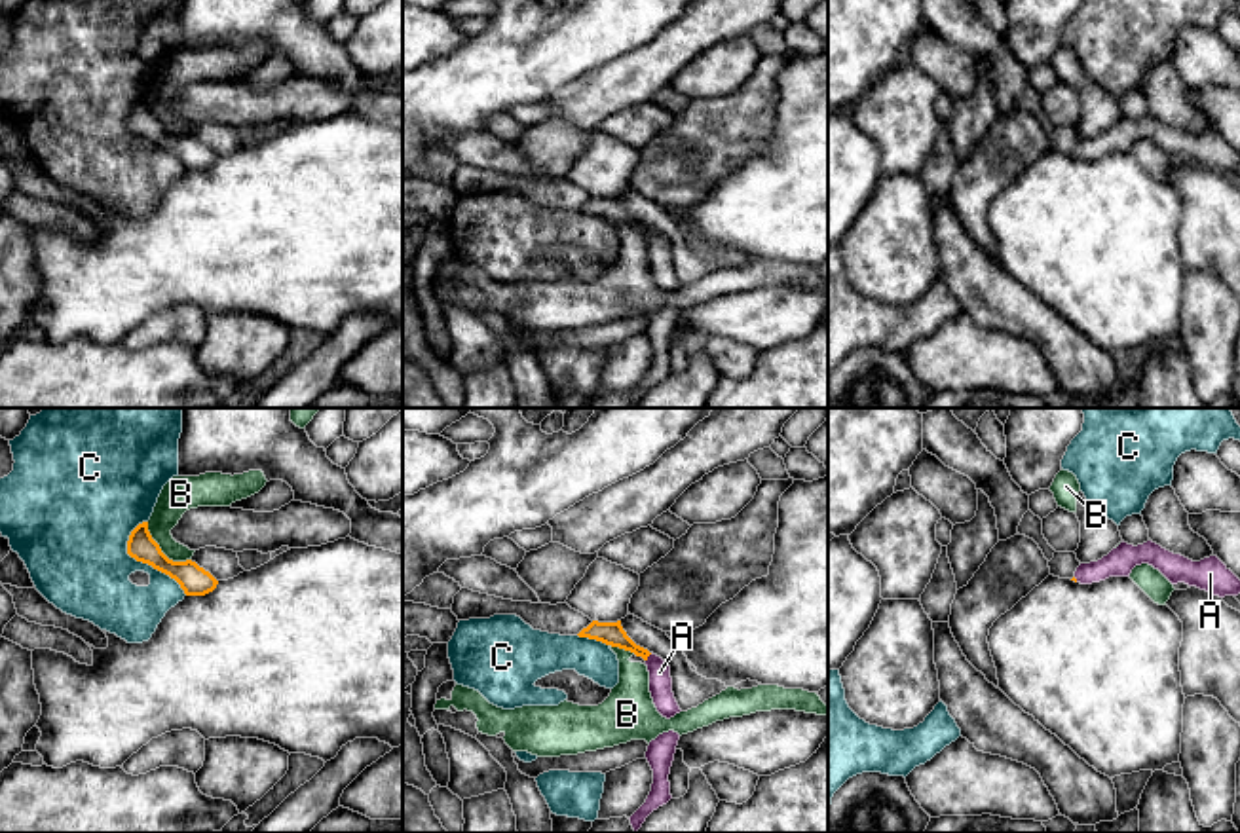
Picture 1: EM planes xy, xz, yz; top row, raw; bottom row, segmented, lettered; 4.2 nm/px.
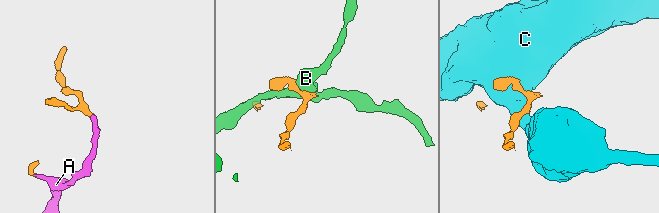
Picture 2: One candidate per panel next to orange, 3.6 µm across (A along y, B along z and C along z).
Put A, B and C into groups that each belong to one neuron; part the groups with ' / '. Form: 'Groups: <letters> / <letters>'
Groups: A / B / C

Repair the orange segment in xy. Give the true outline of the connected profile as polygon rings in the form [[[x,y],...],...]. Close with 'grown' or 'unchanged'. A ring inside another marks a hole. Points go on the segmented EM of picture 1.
[[[148,522],[139,524],[127,541],[127,554],[137,562],[148,564],[154,569],[175,579],[186,596],[205,596],[213,592],[218,581],[199,567],[196,562],[173,562],[169,560],[160,545],[152,539],[148,531]]]; unchanged

